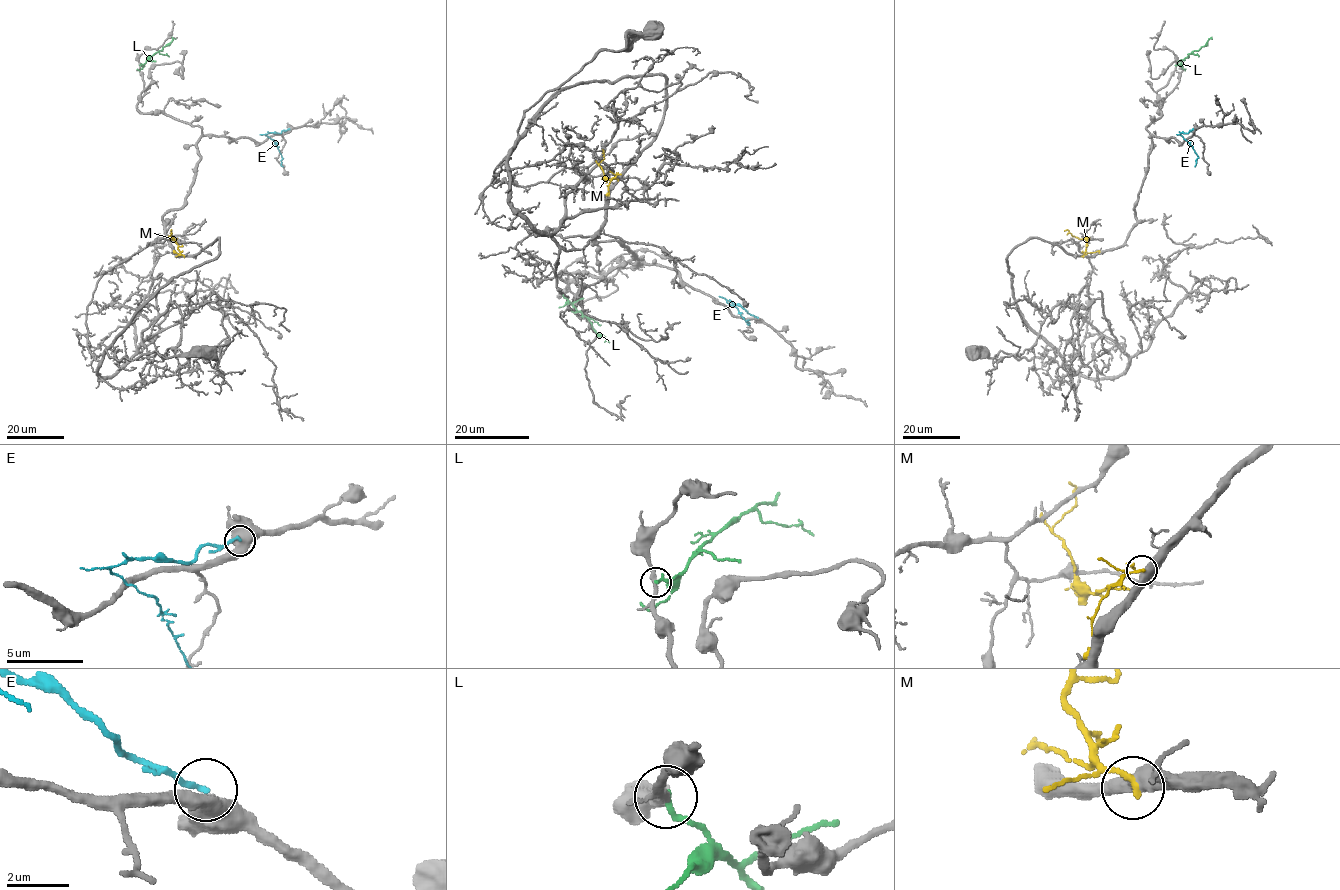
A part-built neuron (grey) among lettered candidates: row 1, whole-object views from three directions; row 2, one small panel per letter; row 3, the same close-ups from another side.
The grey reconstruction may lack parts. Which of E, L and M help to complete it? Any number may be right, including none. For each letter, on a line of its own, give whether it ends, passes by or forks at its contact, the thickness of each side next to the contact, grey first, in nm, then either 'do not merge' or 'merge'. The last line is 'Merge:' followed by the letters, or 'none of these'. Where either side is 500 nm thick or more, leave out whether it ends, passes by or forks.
E: 550/170 nm | do not merge
L: it ends | 280/200 nm | do not merge
M: 500/200 nm | do not merge
Merge: none of these

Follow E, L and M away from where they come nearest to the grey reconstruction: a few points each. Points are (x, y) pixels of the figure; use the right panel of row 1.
E: (1192, 129), (1180, 135), (1198, 157), (1195, 166)
L: (1175, 65), (1212, 39)
M: (1083, 256), (1087, 241), (1064, 230)

